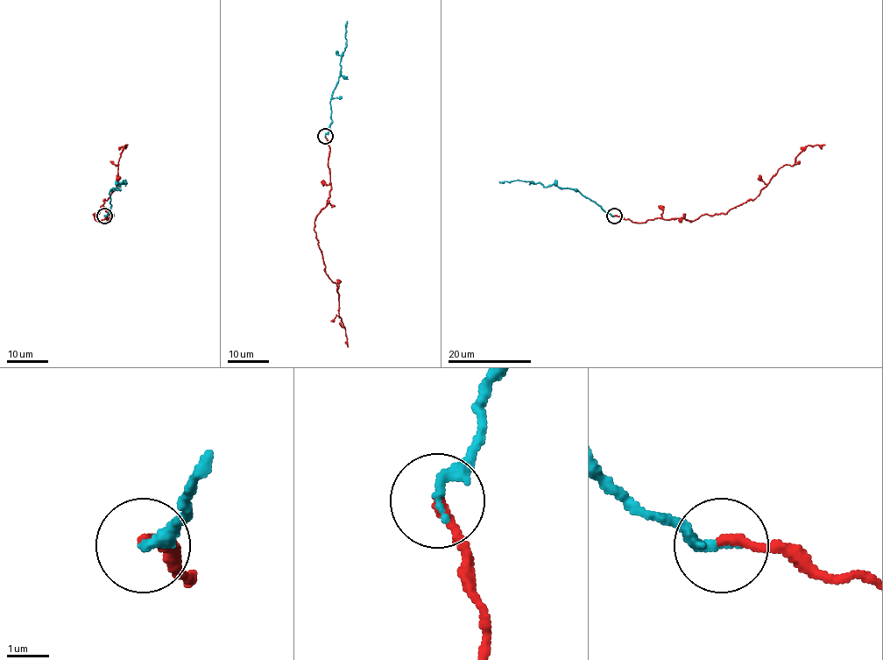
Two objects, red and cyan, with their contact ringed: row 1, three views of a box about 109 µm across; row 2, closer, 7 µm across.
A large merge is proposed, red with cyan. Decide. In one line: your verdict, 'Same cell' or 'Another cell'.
Same cell

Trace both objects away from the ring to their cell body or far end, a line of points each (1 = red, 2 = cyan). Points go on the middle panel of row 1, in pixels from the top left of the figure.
1: (325, 136), (330, 147), (331, 190), (314, 222), (315, 237), (326, 274), (337, 287), (338, 315), (349, 347)
2: (325, 136), (332, 121), (330, 101), (339, 77), (348, 20)

